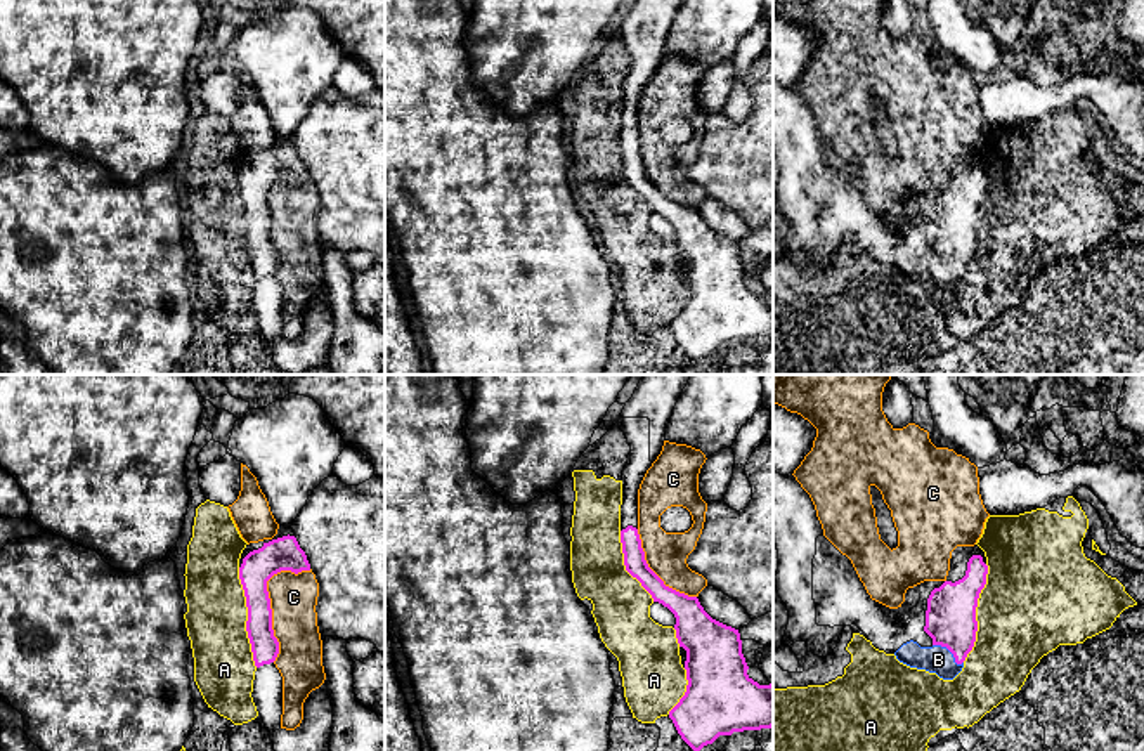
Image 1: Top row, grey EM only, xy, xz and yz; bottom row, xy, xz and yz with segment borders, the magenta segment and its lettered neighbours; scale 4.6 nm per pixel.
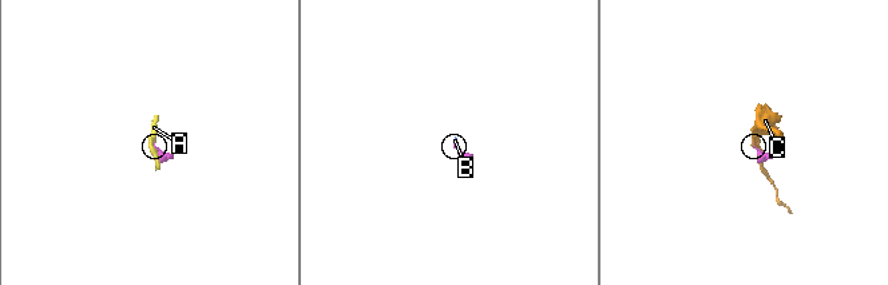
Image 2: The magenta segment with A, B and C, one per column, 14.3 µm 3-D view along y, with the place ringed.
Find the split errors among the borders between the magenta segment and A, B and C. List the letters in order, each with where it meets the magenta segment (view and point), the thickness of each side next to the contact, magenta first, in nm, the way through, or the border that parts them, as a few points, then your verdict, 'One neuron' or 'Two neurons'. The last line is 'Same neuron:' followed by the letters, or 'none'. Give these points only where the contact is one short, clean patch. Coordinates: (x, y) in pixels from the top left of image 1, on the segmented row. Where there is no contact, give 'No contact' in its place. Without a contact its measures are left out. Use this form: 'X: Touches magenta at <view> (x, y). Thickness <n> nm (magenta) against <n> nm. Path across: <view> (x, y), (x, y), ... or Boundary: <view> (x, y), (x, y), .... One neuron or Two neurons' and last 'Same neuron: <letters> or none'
A: Touches magenta at xy (248, 618). Thickness 160 nm (magenta) against 280 nm. Two neurons
B: Touches magenta at yz (950, 651). Thickness 240 nm (magenta) against 130 nm. One neuron
C: Touches magenta at xy (269, 600). Thickness 160 nm (magenta) against 220 nm. Two neurons
Same neuron: B

